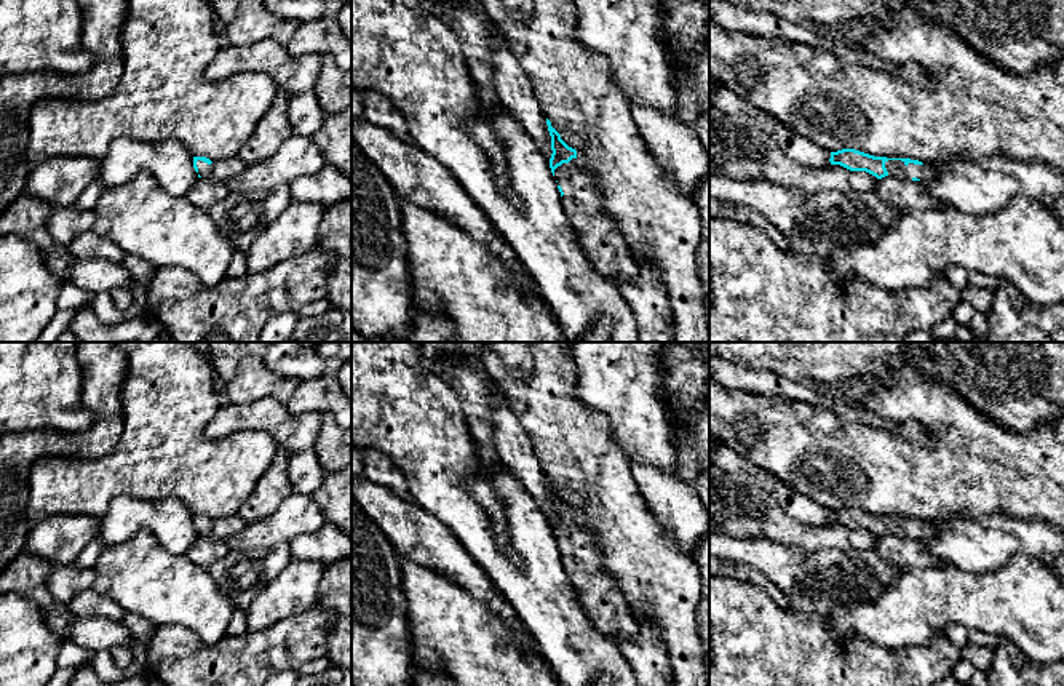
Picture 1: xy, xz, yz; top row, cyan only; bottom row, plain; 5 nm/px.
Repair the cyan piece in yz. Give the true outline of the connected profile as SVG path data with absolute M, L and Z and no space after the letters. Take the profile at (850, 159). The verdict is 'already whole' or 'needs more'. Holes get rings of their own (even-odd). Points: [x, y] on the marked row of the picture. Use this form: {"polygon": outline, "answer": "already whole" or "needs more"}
{"polygon": "M855 149L831 152L829 162L850 171L866 171L877 179L895 176L899 179L930 181L938 176L938 170L933 165L919 160L874 157Z", "answer": "needs more"}

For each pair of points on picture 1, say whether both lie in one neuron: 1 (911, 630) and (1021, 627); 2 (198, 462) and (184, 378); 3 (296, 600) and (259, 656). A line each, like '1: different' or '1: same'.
1: same
2: same
3: different

